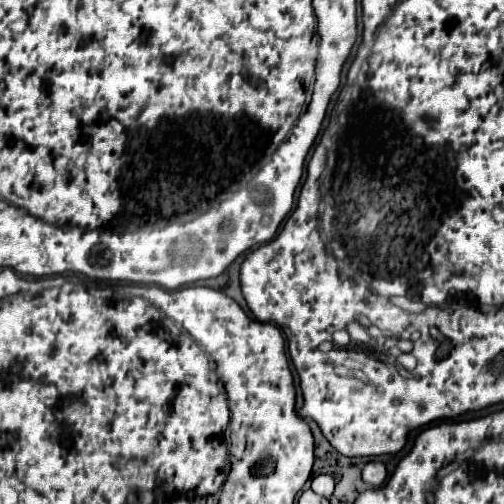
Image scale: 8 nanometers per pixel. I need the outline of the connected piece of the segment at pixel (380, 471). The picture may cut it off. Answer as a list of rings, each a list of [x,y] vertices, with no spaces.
[[[368,462],[362,470],[362,480],[370,486],[380,486],[386,478],[386,466],[382,462]]]

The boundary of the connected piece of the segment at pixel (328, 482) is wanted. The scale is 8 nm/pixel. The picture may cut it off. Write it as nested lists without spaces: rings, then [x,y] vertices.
[[[320,474],[312,480],[312,490],[324,498],[330,498],[334,492],[334,478],[328,474]]]

